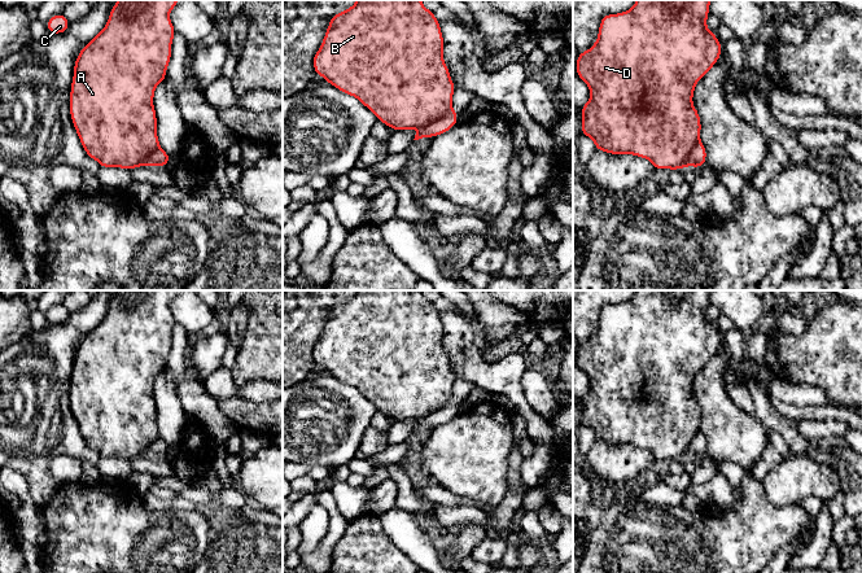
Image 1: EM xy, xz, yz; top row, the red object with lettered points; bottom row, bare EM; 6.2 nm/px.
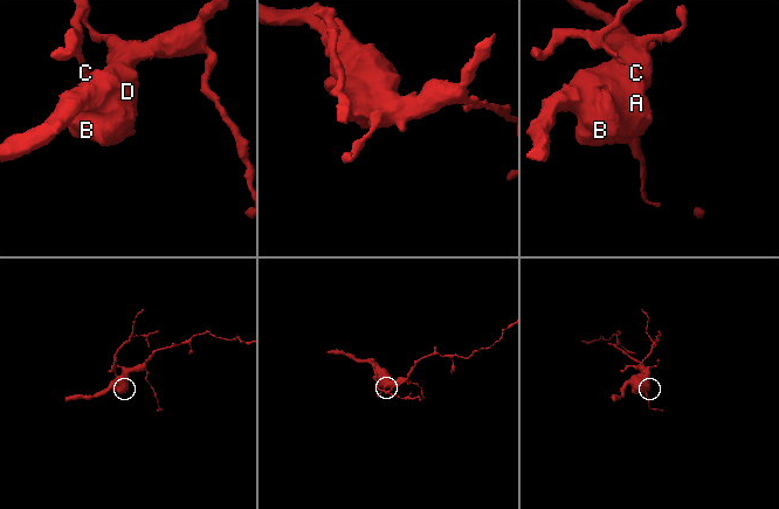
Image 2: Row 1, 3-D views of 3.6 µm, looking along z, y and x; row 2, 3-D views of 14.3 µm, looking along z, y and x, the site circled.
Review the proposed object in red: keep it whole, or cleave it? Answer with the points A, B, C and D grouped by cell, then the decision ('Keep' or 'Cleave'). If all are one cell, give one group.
Groups: A B D / C. Cleave

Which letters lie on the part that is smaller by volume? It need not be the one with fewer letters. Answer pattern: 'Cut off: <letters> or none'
Cut off: C

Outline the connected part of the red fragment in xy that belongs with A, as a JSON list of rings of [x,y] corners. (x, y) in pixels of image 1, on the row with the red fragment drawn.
[[[118,0],[110,10],[105,27],[82,48],[76,57],[69,102],[70,117],[84,152],[89,158],[96,159],[100,167],[121,167],[128,171],[135,167],[149,166],[150,154],[156,149],[159,149],[157,115],[153,105],[153,97],[156,87],[161,82],[166,80],[166,70],[171,61],[171,44],[174,35],[176,34],[169,14],[179,1],[180,0]]]

